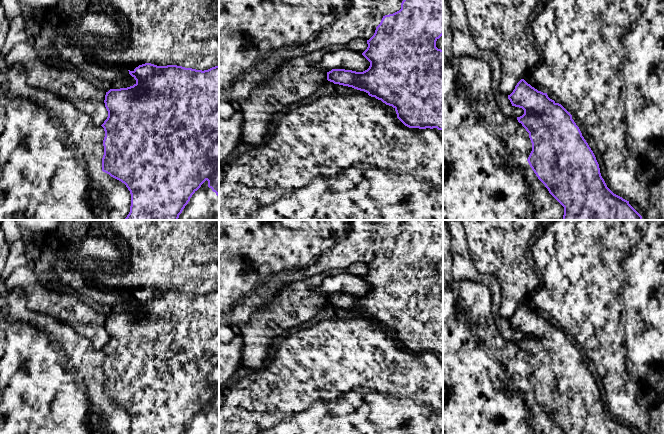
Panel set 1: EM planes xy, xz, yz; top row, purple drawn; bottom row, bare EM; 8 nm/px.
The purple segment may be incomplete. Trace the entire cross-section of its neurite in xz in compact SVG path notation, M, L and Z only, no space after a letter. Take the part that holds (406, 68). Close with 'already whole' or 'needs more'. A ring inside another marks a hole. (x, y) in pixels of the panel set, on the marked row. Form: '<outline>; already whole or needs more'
M403 0L401 9L393 14L383 16L380 24L376 27L374 35L367 40L368 47L362 55L370 62L370 66L363 72L345 69L332 69L327 72L327 80L334 84L352 87L364 91L369 96L381 100L386 105L392 106L397 118L409 128L437 128L443 131L443 50L436 47L436 41L443 35L443 0Z; already whole

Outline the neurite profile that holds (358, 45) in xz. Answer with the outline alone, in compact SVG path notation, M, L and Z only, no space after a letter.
M354 39L344 45L344 49L363 53L368 47L367 41L364 39Z

